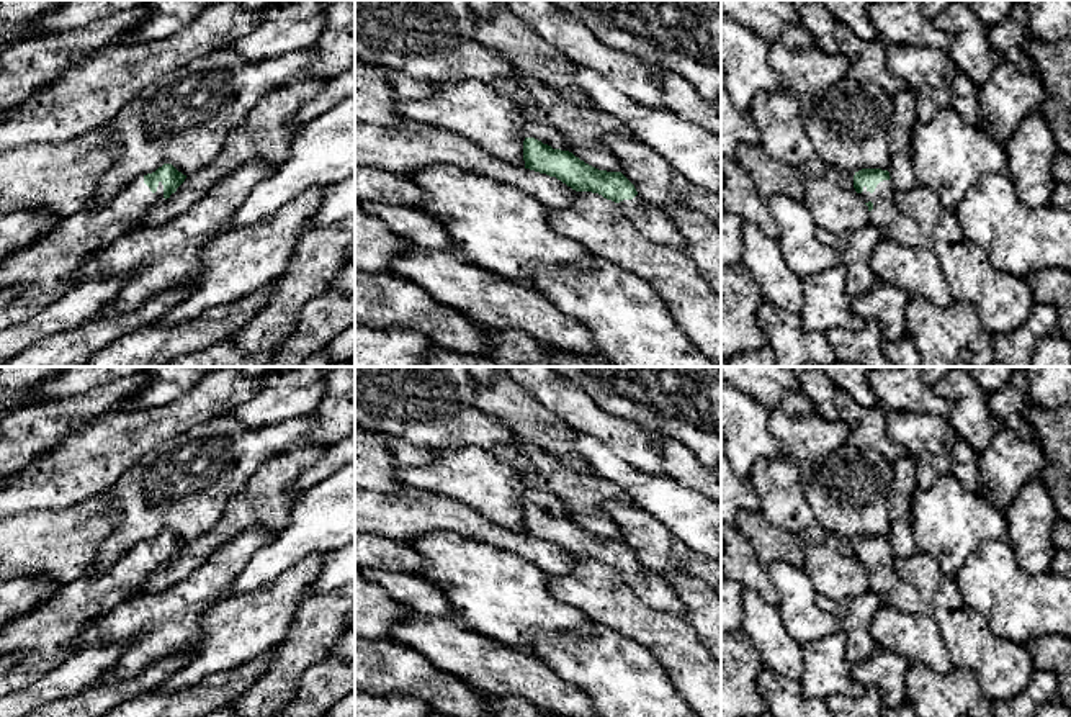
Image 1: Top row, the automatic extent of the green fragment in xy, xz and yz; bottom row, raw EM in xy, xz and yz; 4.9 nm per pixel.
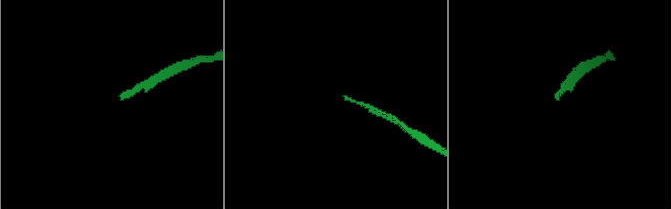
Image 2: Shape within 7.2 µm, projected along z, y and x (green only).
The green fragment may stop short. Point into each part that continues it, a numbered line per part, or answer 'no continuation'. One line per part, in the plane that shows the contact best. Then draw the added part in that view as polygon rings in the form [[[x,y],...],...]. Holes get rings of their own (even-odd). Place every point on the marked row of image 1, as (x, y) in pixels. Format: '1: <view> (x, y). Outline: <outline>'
1: xy (43, 272). Outline: [[[144,175],[116,193],[103,208],[92,213],[87,208],[64,218],[60,224],[44,239],[7,257],[0,264],[0,291],[16,288],[13,301],[0,308],[0,331],[25,322],[44,311],[49,304],[59,301],[75,283],[78,268],[95,254],[108,247],[113,241],[132,231],[149,213],[149,210],[164,200],[164,185],[159,182],[152,193],[144,183]]]

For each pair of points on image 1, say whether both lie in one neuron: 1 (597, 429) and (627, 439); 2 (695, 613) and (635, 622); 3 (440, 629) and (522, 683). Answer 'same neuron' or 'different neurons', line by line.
1: same neuron
2: different neurons
3: same neuron

